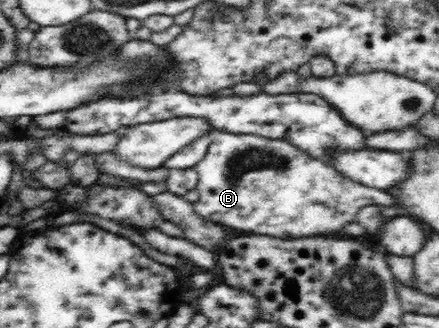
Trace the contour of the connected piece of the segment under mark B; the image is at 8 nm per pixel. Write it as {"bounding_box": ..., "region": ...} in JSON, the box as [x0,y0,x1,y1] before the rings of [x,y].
{"bounding_box":[193,129,394,239],"region":[[[213,129],[205,157],[193,168],[198,172],[197,199],[193,199],[193,211],[207,221],[222,224],[233,233],[239,230],[283,239],[306,238],[309,235],[344,232],[343,227],[356,221],[357,212],[368,205],[385,206],[388,212],[394,213],[392,195],[353,181],[334,166],[329,166],[324,159],[308,155],[284,139]]]}

